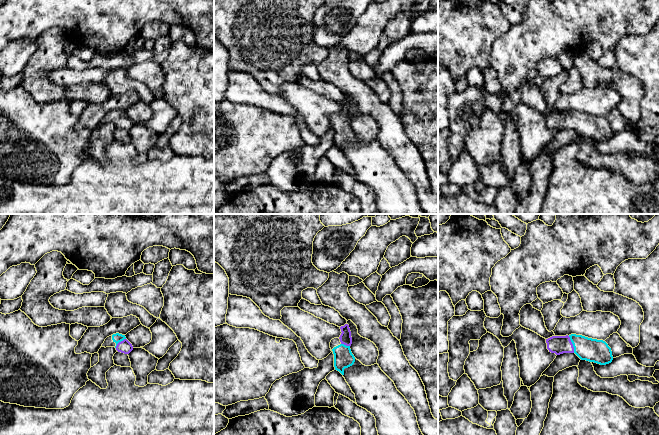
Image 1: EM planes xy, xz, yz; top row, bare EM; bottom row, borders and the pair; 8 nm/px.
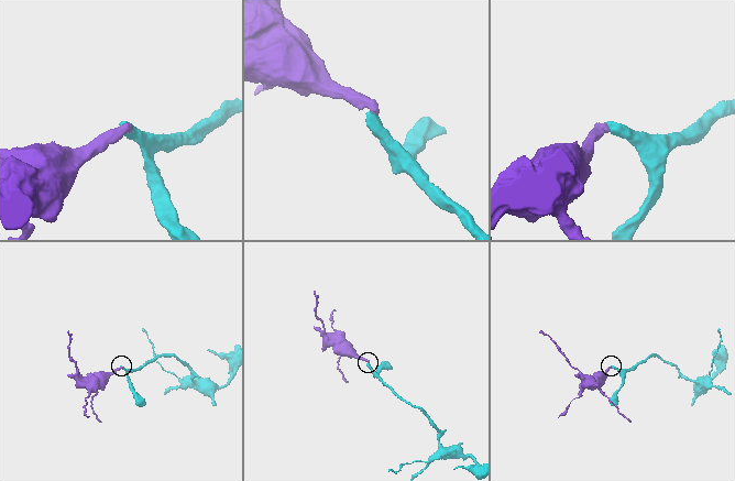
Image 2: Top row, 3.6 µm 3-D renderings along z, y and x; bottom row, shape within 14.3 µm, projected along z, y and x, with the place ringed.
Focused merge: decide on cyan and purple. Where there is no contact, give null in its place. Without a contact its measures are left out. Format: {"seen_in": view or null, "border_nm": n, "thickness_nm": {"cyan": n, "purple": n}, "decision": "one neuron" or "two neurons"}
{"seen_in": "yz", "border_nm": 140, "thickness_nm": {"cyan": 190, "purple": 140}, "decision": "one neuron"}

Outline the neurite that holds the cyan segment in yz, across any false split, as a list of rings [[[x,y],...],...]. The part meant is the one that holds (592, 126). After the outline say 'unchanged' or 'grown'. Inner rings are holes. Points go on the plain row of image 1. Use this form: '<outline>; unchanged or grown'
[[[582,111],[552,112],[546,115],[547,125],[551,129],[575,129],[581,136],[606,141],[612,138],[611,124],[603,116]]]; grown

